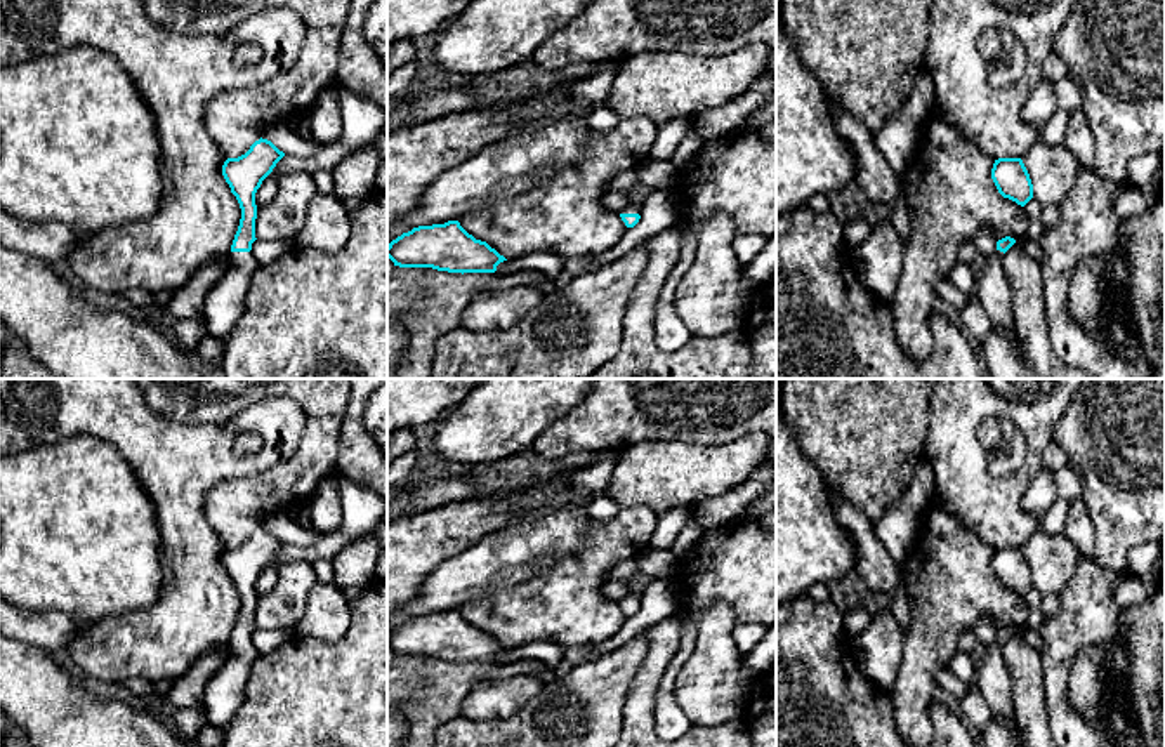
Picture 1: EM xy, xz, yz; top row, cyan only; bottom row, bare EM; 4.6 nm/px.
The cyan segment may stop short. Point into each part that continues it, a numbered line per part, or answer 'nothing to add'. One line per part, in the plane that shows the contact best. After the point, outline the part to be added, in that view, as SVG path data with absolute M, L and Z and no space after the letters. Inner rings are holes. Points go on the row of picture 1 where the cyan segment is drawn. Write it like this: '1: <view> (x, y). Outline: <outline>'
1: xy (224, 304). Outline: M231 252L229 271L212 287L203 304L207 335L227 340L245 311L247 290L259 266L252 252Z

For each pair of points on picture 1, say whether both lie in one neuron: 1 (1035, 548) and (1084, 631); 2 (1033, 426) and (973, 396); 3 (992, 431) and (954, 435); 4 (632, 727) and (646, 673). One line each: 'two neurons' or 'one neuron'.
1: two neurons
2: one neuron
3: two neurons
4: one neuron

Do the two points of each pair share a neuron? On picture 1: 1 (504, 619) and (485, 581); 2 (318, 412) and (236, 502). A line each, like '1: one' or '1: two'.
1: two
2: one

